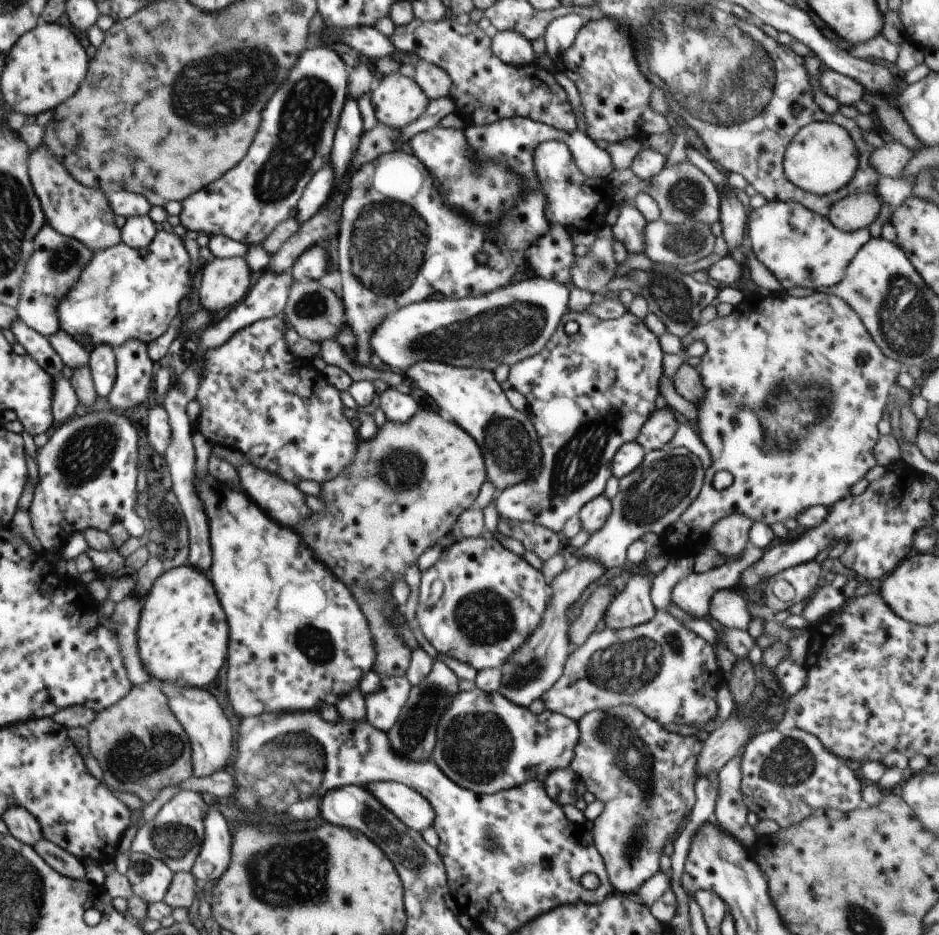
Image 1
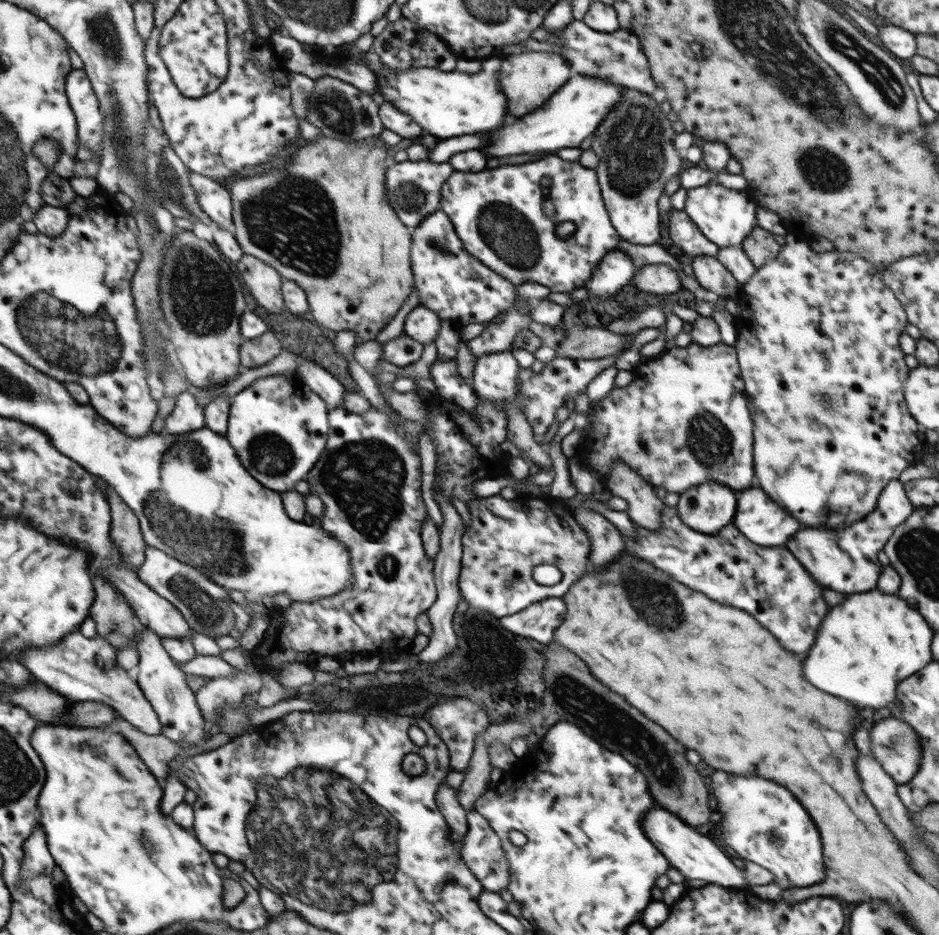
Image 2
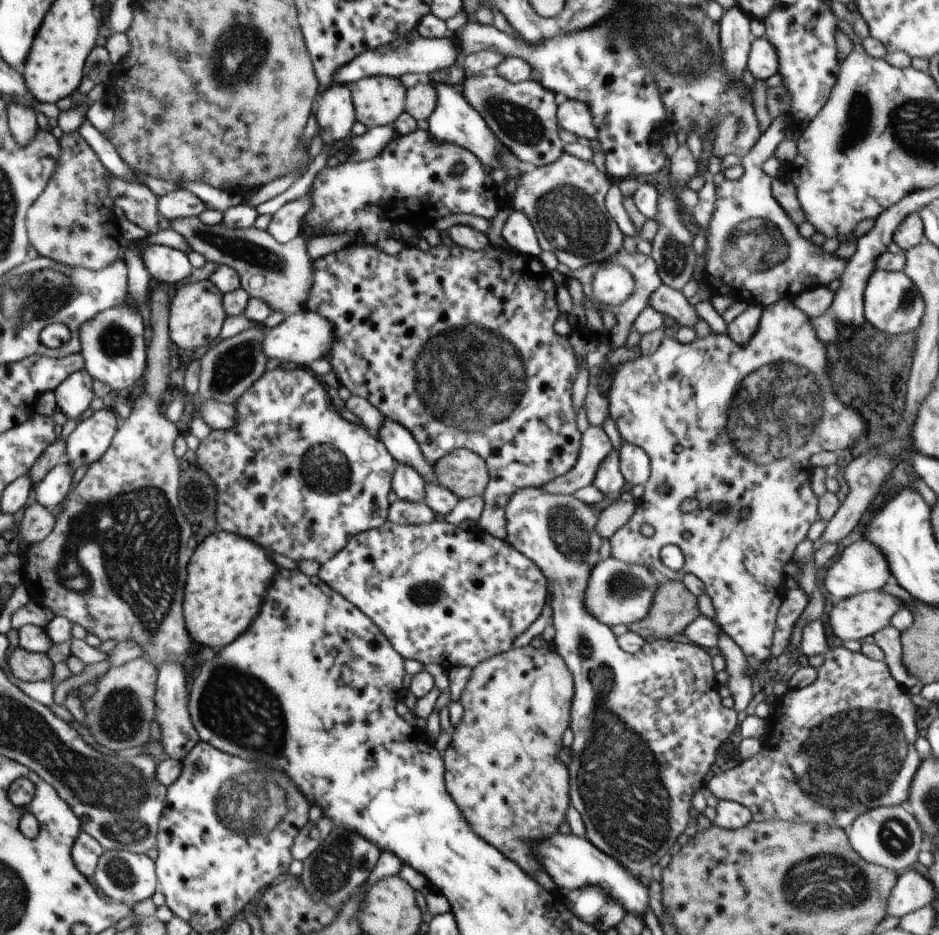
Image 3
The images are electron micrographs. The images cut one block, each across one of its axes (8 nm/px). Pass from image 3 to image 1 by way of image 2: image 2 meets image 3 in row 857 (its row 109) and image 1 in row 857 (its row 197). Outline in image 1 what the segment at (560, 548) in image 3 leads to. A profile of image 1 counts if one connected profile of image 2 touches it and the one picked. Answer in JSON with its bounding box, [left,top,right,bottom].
[570,705,702,895]

